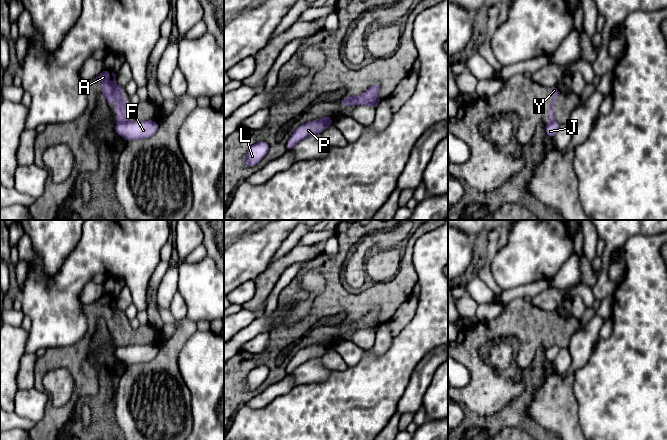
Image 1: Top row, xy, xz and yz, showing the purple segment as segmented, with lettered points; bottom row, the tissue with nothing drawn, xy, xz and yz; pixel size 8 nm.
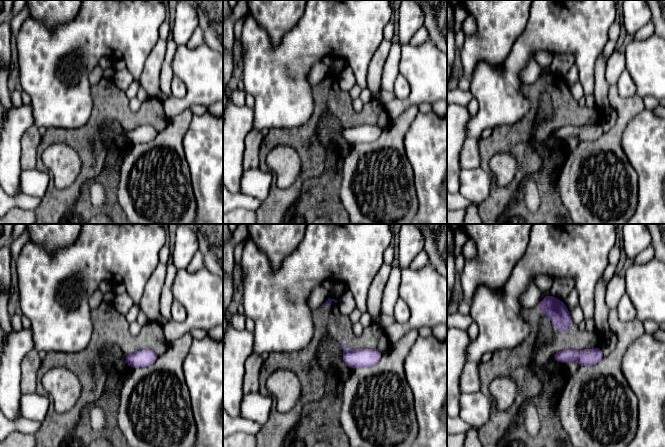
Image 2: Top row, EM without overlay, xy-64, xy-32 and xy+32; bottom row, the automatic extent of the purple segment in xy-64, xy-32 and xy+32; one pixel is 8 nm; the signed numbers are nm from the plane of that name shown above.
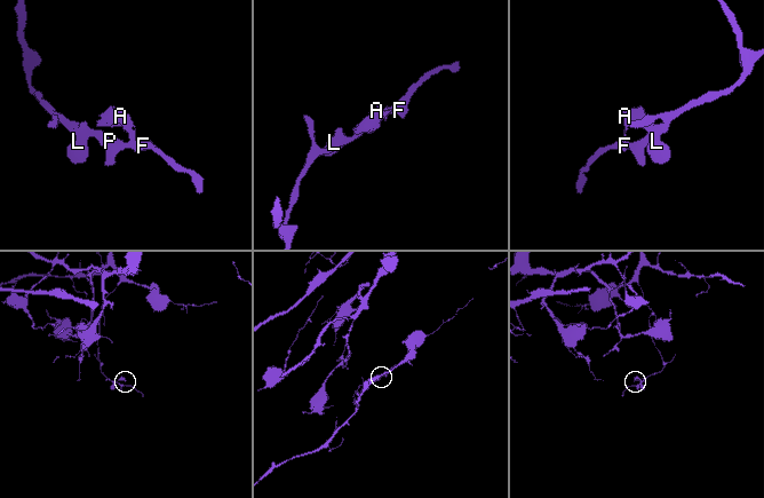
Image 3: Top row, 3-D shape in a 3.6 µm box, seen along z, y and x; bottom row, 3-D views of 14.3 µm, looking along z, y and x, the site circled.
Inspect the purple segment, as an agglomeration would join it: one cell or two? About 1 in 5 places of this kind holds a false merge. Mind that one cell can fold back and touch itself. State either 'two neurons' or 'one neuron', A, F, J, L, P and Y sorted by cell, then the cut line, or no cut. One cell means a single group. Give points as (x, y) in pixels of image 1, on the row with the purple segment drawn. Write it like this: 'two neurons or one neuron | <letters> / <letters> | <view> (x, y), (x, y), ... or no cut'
two neurons | A Y / F J L P | xy (118, 120), (128, 121)

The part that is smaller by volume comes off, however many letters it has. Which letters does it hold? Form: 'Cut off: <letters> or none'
Cut off: A, Y

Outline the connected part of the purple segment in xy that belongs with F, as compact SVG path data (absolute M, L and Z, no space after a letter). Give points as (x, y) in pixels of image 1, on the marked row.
M118 121L115 125L115 131L118 135L127 141L135 139L144 139L152 137L158 130L157 121Z

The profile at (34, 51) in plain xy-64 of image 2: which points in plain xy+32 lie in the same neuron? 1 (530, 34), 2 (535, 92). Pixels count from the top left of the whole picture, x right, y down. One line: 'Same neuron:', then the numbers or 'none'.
Same neuron: 1

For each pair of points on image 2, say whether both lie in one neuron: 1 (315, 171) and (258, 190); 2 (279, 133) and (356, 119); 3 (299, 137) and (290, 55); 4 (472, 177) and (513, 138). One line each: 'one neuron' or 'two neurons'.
1: two neurons
2: one neuron
3: two neurons
4: two neurons

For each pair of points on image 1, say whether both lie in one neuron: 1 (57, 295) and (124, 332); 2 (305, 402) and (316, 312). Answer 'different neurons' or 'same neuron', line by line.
1: different neurons
2: different neurons

